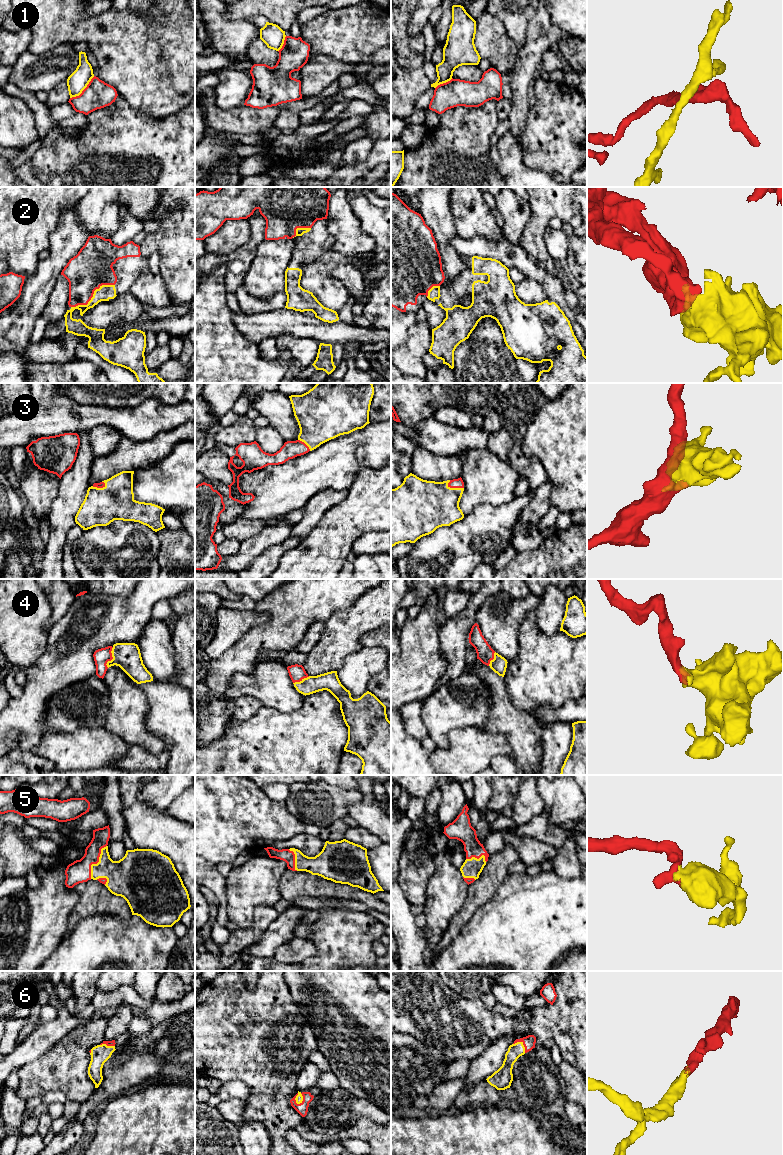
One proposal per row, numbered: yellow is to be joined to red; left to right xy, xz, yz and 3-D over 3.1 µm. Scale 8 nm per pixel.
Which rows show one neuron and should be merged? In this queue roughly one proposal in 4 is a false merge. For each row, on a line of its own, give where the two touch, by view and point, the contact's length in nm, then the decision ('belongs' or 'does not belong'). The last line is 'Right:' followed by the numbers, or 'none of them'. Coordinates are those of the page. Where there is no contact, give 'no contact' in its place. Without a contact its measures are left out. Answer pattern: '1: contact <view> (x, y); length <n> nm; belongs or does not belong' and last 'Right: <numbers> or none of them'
1: contact xy (83, 90); length 260 nm; does not belong
2: contact xy (92, 295); length 400 nm; belongs
3: contact yz (455, 487); length 140 nm; belongs
4: contact xy (112, 658); length 180 nm; belongs
5: contact xy (96, 863); length 300 nm; belongs
6: contact xz (303, 1099); length 100 nm; belongs
Right: 2, 3, 4, 5, 6

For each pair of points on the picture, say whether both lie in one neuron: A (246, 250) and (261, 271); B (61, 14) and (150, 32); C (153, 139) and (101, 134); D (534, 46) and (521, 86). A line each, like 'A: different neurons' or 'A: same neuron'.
A: different neurons
B: same neuron
C: same neuron
D: same neuron

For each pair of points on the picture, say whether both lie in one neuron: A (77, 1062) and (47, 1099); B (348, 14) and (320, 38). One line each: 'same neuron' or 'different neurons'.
A: different neurons
B: same neuron

